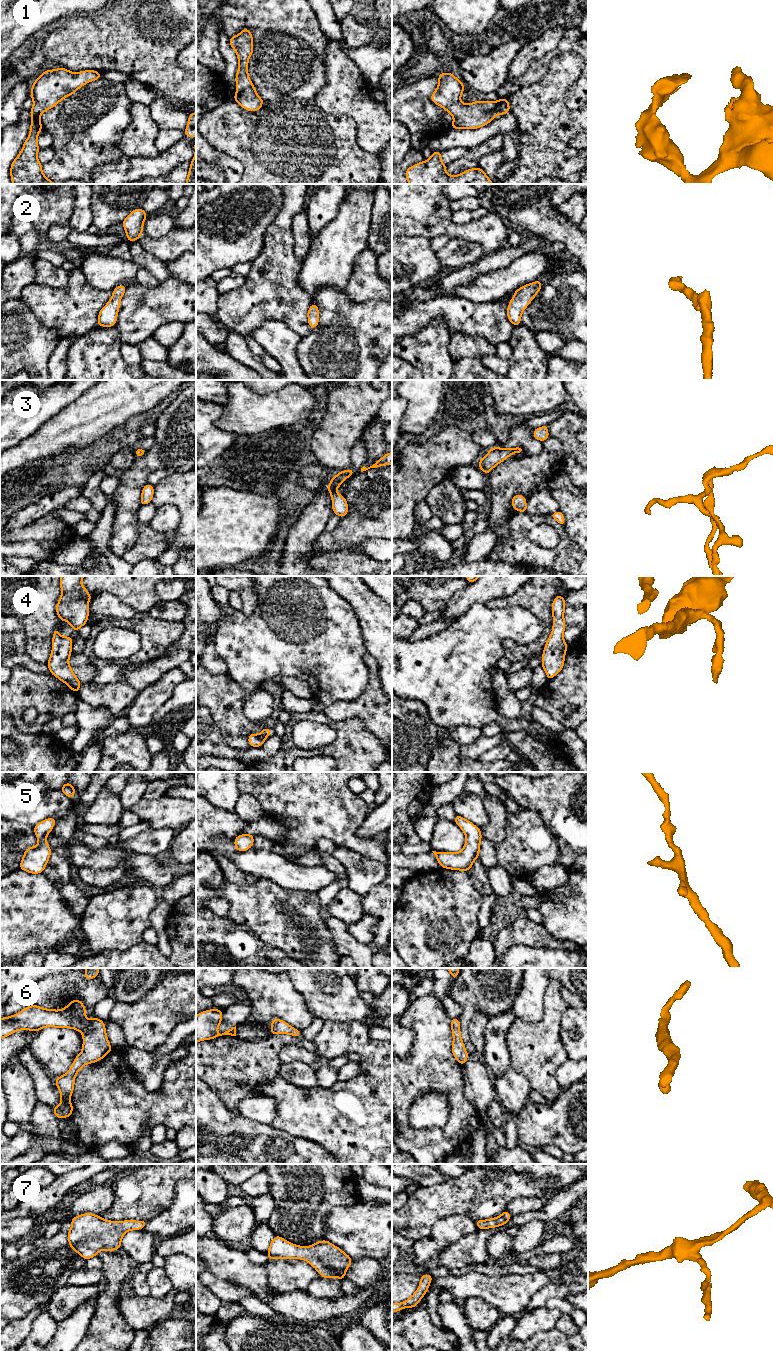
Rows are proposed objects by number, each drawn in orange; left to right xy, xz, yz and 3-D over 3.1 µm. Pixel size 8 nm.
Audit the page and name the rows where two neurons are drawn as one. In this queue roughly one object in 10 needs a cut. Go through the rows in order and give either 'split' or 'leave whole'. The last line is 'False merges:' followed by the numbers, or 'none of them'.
1: leave whole
2: leave whole
3: leave whole
4: leave whole
5: leave whole
6: leave whole
7: leave whole
False merges: none of them

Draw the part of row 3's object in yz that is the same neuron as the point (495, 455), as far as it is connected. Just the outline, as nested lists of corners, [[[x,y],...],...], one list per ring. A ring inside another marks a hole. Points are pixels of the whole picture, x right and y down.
[[[495,446],[477,463],[485,474],[489,474],[496,465],[507,459],[510,455],[514,453],[523,453],[524,451],[525,449],[523,447],[501,449],[498,446]]]

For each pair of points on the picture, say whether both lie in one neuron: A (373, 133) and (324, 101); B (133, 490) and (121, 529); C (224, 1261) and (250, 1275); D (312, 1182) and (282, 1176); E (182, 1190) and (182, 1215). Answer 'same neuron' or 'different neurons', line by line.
A: same neuron
B: same neuron
C: same neuron
D: same neuron
E: same neuron

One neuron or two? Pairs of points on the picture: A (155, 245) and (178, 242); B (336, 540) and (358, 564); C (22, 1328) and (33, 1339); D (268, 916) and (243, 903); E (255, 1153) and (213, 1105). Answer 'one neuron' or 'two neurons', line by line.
A: one neuron
B: two neurons
C: two neurons
D: one neuron
E: one neuron

